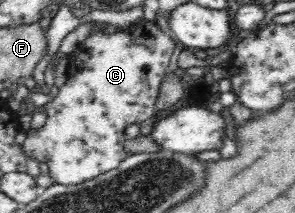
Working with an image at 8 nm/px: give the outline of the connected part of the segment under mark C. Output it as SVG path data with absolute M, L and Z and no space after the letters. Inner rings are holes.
M142 18L130 27L118 27L119 31L112 33L96 31L77 45L68 55L68 79L59 87L57 96L42 110L47 115L46 124L38 131L30 129L20 138L26 159L32 156L36 162L46 163L54 184L75 186L116 169L129 156L124 148L126 127L140 124L156 114L155 103L160 84L166 73L174 67L180 44L174 37L155 39L152 33L144 29L145 22Z

